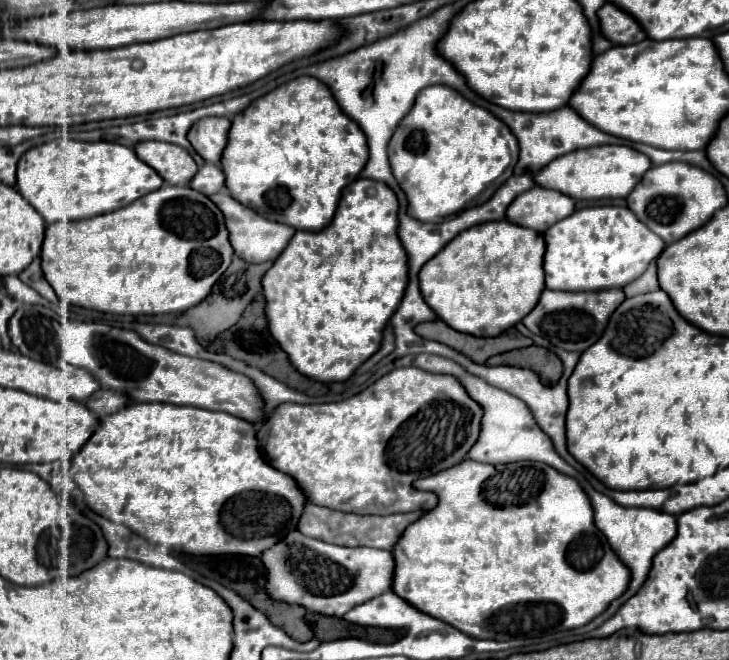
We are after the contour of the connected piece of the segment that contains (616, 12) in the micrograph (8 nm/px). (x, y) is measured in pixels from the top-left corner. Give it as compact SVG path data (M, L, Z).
M606 3L598 9L598 19L600 19L600 33L614 45L640 43L642 39L646 39L646 33L634 21L634 17L624 13L612 3Z

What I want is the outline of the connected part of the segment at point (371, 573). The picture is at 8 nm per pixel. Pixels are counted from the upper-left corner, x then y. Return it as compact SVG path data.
M290 531L282 541L262 553L262 563L268 571L266 593L284 603L302 605L306 611L342 617L356 605L378 597L392 585L394 559L390 551L372 547L338 547L320 539Z

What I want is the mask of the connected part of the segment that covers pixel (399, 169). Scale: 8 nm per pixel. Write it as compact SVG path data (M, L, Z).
M426 87L418 93L410 113L398 123L388 143L390 167L408 197L408 213L418 221L440 221L458 211L482 205L512 175L518 161L518 143L506 123L486 109L470 103L450 87Z

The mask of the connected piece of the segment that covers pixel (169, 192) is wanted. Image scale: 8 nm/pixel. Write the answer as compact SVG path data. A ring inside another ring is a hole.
M162 185L158 191L112 213L80 221L56 221L46 227L40 251L44 277L64 303L116 315L180 313L198 305L228 269L232 255L222 213L206 195L188 185Z

